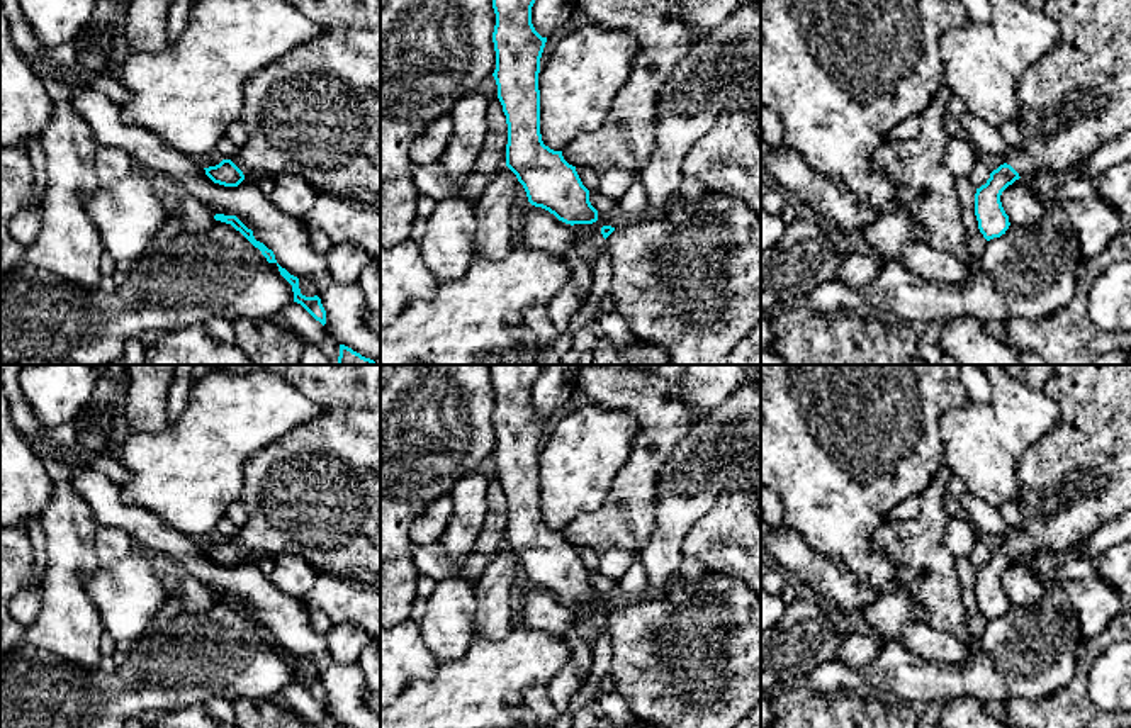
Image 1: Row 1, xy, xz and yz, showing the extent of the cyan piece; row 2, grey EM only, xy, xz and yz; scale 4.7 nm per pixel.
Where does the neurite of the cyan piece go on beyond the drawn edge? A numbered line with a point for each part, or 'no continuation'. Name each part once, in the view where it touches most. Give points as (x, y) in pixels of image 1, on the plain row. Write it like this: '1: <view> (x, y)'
1: yz (1075, 479)

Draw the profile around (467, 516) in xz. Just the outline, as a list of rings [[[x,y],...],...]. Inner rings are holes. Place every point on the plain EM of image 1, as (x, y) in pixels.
[[[470,473],[459,480],[450,492],[452,514],[438,543],[455,562],[462,562],[474,552],[474,543],[486,519],[487,485],[487,477]]]

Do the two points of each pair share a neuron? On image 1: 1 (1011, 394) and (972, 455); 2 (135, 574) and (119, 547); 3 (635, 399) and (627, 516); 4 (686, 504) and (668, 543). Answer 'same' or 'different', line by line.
1: same
2: different
3: same
4: same

